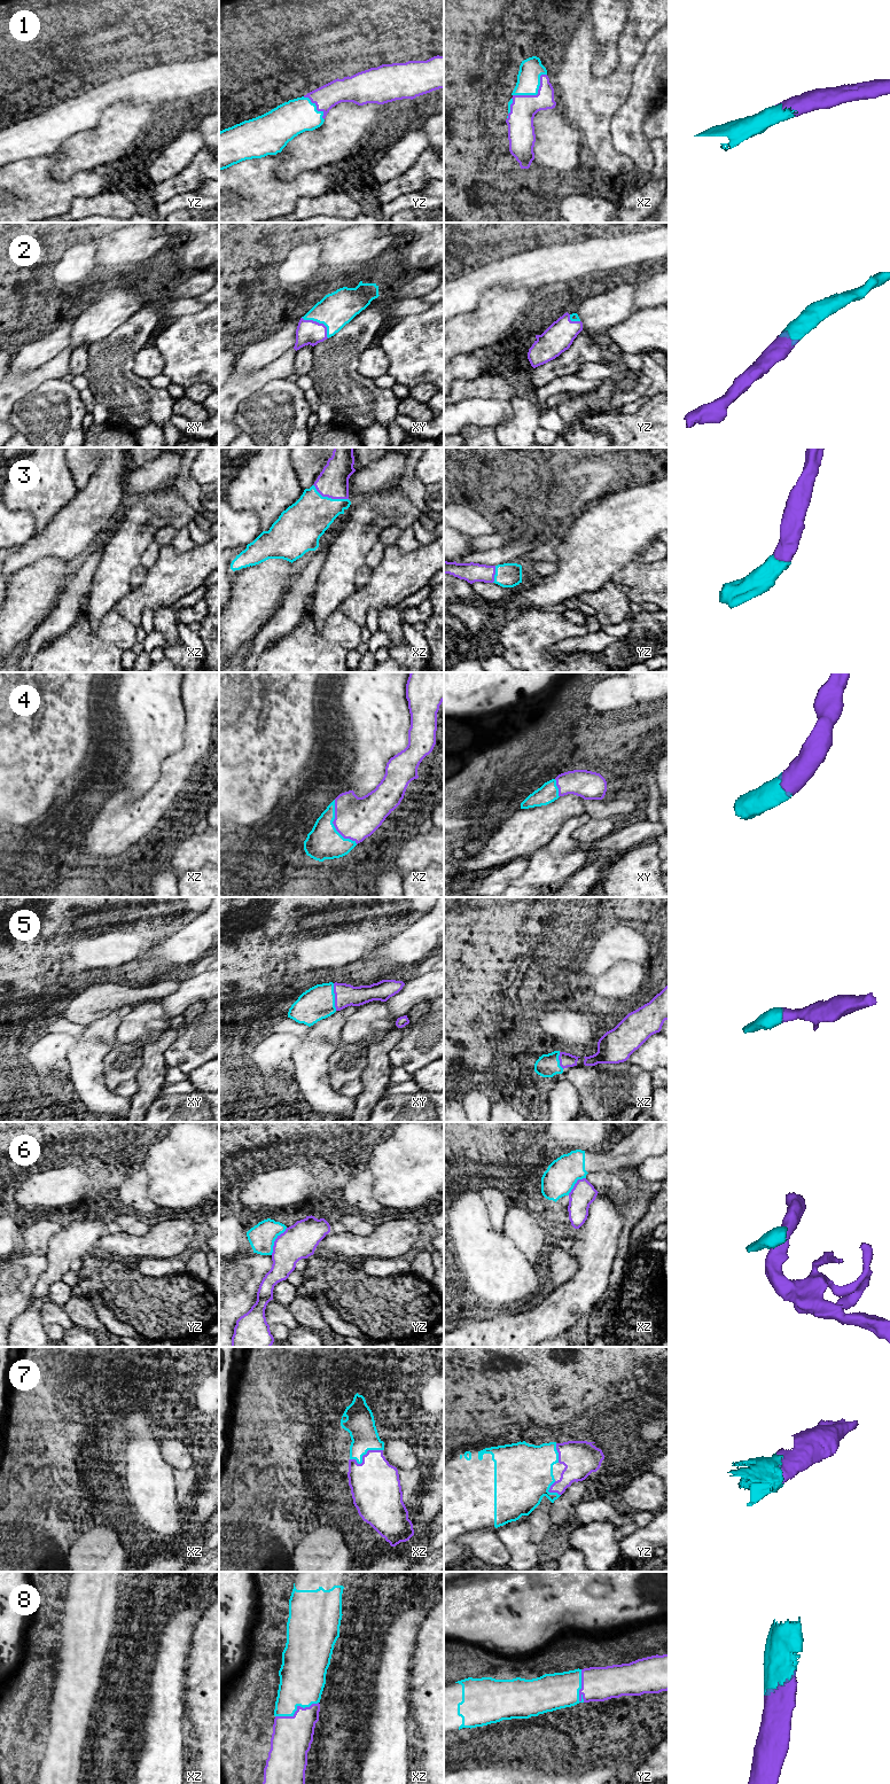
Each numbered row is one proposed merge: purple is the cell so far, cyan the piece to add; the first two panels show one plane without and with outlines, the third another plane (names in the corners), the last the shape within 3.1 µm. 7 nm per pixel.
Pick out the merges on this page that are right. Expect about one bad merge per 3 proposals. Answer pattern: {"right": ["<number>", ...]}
{"right": ["1", "2", "3", "4", "5", "7", "8"]}

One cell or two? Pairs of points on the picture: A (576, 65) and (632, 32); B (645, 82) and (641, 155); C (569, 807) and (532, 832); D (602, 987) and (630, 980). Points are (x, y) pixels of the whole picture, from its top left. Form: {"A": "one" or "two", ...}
{"A": "one", "B": "one", "C": "one", "D": "one"}

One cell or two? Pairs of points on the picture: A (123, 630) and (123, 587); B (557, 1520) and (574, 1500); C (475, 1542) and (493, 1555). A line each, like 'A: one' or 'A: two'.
A: two
B: one
C: one

